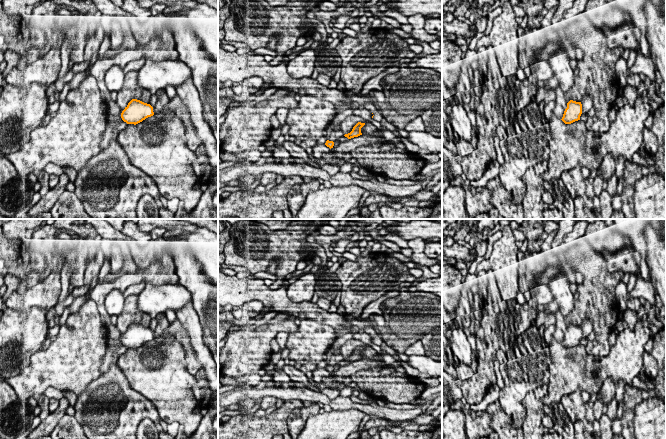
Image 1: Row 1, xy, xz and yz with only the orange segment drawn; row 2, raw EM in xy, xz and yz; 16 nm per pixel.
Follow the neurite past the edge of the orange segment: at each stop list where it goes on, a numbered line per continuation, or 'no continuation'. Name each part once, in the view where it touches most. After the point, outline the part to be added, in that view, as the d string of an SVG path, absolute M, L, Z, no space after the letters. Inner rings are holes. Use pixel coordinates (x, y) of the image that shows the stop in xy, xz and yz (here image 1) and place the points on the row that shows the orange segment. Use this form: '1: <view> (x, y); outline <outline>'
no continuation

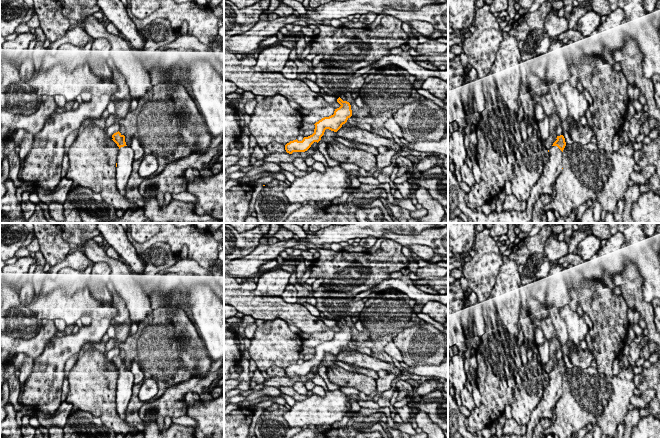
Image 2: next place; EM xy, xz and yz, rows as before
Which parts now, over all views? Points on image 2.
1: yz (456, 196); outline M551 146L548 150L549 158L542 176L532 187L530 196L526 200L526 209L522 212L492 211L485 215L481 208L478 211L469 208L465 202L466 193L460 188L455 174L448 168L448 218L456 218L463 213L473 223L528 223L531 221L534 204L544 193L552 194L553 185L562 171L562 151L557 146Z

